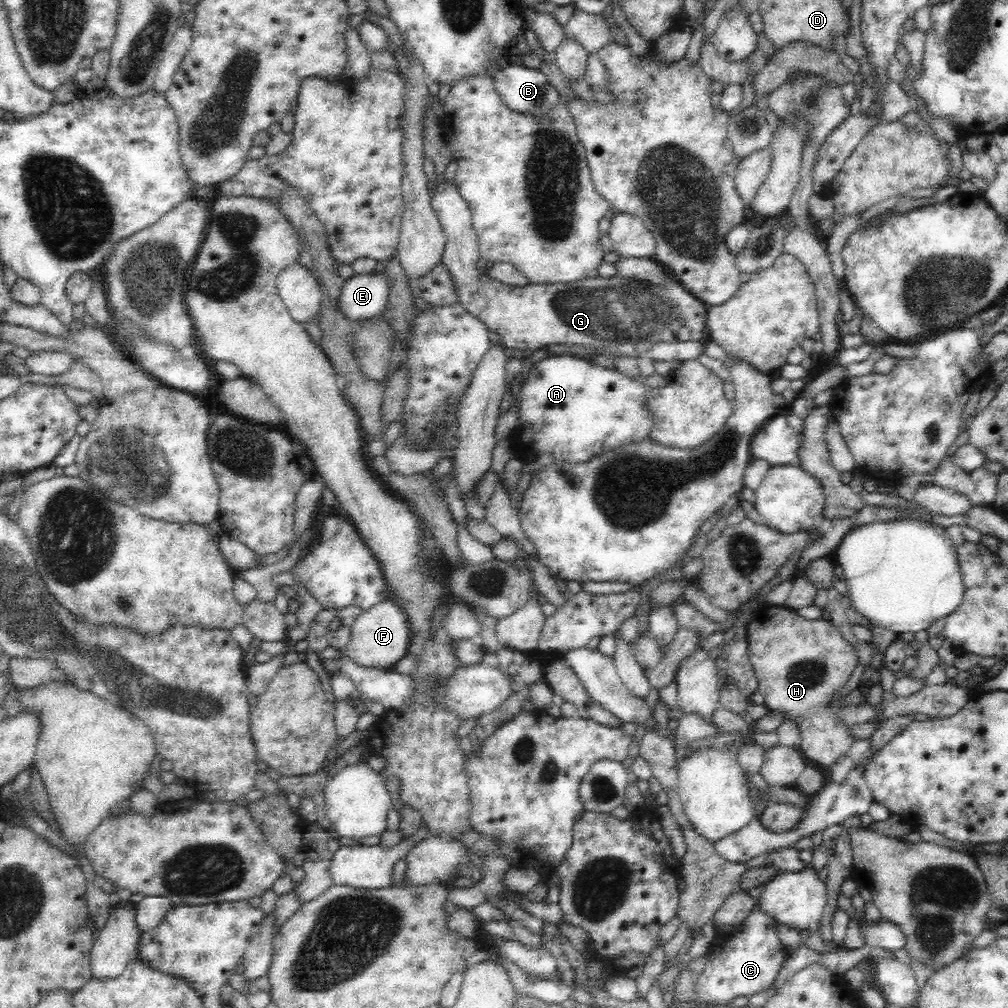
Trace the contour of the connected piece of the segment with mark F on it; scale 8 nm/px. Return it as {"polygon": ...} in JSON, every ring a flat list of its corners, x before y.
{"polygon":[[386,598,379,604,364,609,360,617,351,624,350,629,352,632,350,642,345,648,346,654,362,666,391,670,401,658,407,656,410,627,403,610,392,598]]}

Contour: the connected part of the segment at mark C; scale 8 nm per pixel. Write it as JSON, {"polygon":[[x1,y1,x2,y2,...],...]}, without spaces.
{"polygon":[[756,904,742,922,742,929,716,948,714,954,706,955,704,970,693,984,697,1000,728,1005,736,996,749,997,772,985,789,951,779,941,775,924,776,920,764,914]]}

